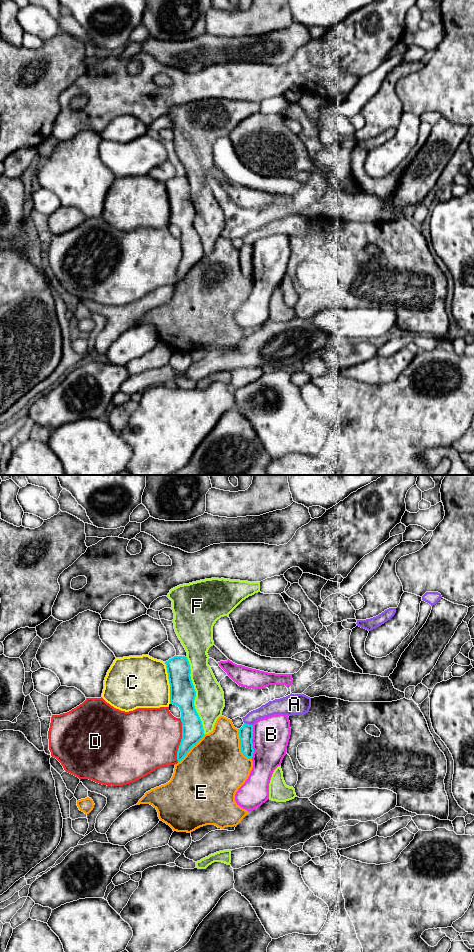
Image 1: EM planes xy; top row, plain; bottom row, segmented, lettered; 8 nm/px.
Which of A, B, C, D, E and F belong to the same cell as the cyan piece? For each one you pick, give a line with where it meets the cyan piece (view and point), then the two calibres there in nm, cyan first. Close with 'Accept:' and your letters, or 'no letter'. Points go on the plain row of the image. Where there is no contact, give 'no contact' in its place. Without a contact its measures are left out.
Accept: no letter

